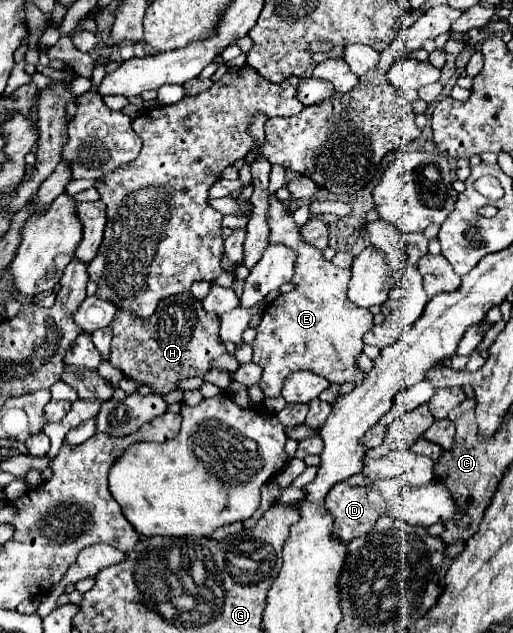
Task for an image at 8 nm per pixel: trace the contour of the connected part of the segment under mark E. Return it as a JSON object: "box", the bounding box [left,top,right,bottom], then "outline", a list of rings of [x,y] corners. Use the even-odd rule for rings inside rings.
{"box":[252,164,372,396],"outline":[[[274,164],[268,186],[270,210],[266,212],[266,218],[270,222],[268,244],[284,244],[296,252],[292,278],[294,290],[288,294],[280,294],[274,302],[270,302],[264,310],[260,326],[256,328],[252,362],[262,366],[264,370],[260,388],[264,396],[280,396],[284,378],[294,370],[316,372],[330,384],[354,382],[356,386],[360,386],[366,374],[358,368],[356,360],[364,348],[362,336],[372,328],[372,314],[370,310],[356,308],[346,298],[350,270],[336,268],[332,262],[322,258],[322,252],[318,248],[308,246],[300,240],[300,228],[292,220],[290,210],[286,210],[284,204],[276,198],[276,190],[284,186],[284,180],[286,168]]]}

